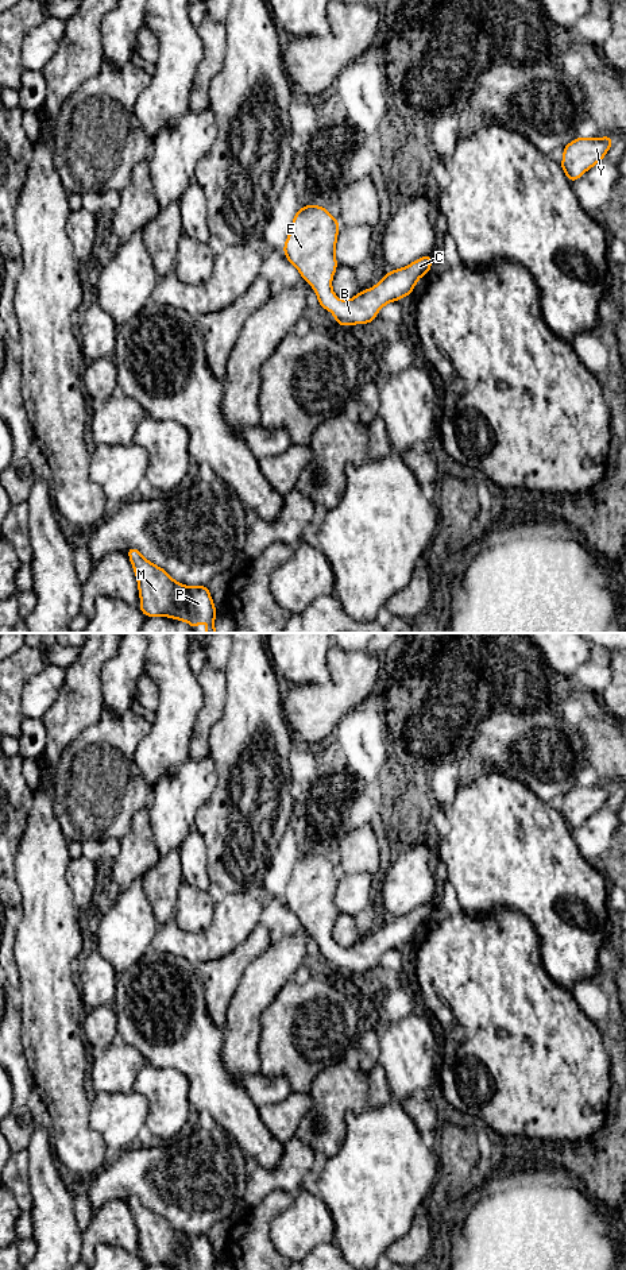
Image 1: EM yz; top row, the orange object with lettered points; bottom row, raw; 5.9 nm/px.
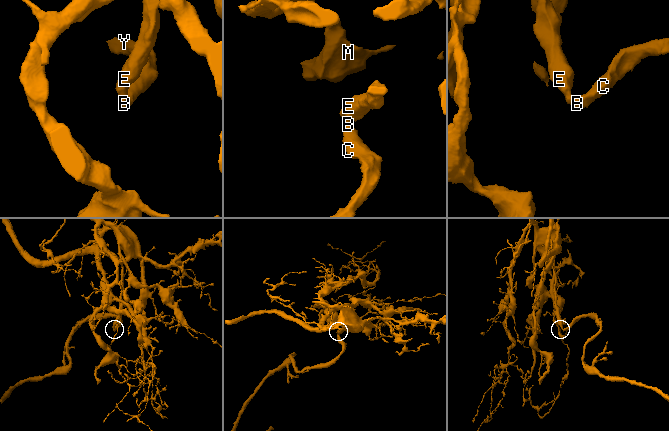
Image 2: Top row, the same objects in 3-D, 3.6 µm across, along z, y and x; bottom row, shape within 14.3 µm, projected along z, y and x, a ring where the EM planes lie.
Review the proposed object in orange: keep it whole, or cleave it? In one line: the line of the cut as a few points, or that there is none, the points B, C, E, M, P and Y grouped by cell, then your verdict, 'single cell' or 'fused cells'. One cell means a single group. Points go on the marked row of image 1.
no cut; B C E M P Y; single cell

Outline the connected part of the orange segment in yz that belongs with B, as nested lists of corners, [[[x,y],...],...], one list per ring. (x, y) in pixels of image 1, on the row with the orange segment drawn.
[[[306,205],[297,211],[282,248],[302,279],[316,290],[320,306],[333,313],[337,325],[372,323],[386,304],[411,294],[418,278],[432,267],[430,254],[386,273],[376,286],[359,292],[353,298],[339,300],[332,290],[332,277],[337,269],[335,248],[339,228],[340,224],[328,209]]]

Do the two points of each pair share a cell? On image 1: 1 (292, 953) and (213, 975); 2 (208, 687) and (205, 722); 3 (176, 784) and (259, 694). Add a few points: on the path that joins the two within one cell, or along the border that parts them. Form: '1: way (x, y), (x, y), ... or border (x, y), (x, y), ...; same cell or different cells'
1: border (269, 942), (248, 965), (234, 994); different cells
2: way (209, 695), (209, 714); same cell
3: border (208, 755), (215, 771), (215, 786); different cells

